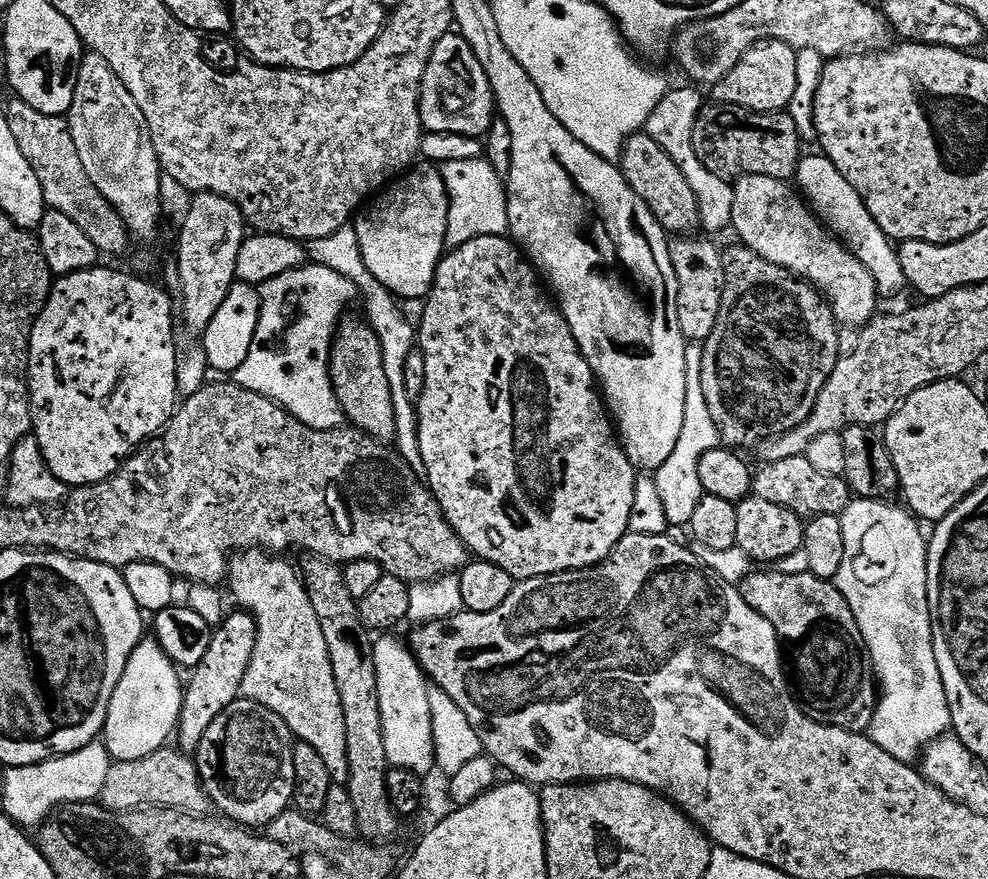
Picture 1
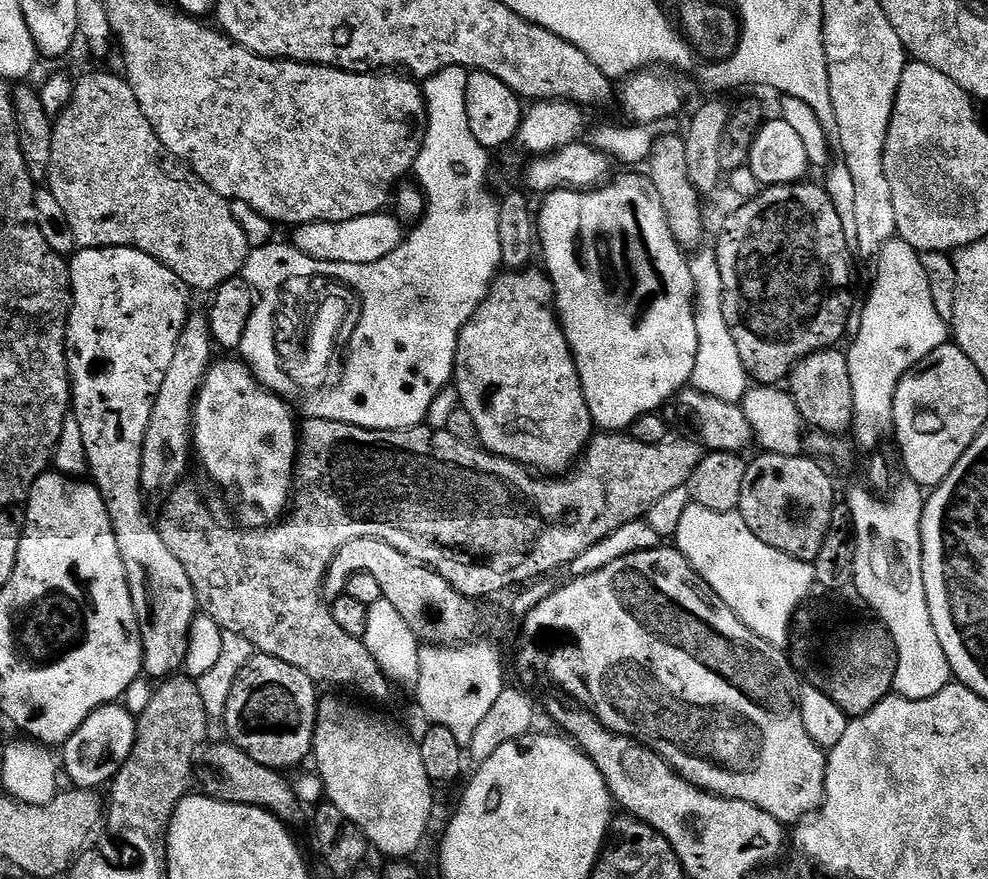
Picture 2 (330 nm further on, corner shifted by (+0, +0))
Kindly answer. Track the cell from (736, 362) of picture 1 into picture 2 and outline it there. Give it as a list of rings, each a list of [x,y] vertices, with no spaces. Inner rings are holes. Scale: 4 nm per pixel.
[[[808,183],[773,184],[765,187],[752,199],[743,201],[737,212],[732,212],[725,218],[724,225],[720,228],[720,237],[714,241],[718,270],[722,274],[722,310],[726,314],[726,326],[730,326],[730,334],[734,334],[734,346],[738,346],[738,354],[742,354],[742,362],[749,377],[760,386],[776,386],[787,381],[792,369],[807,356],[824,348],[837,347],[848,328],[848,287],[852,284],[853,249],[847,240],[846,220],[843,215],[840,217],[841,209],[832,200],[827,187],[819,188],[816,184]]]

